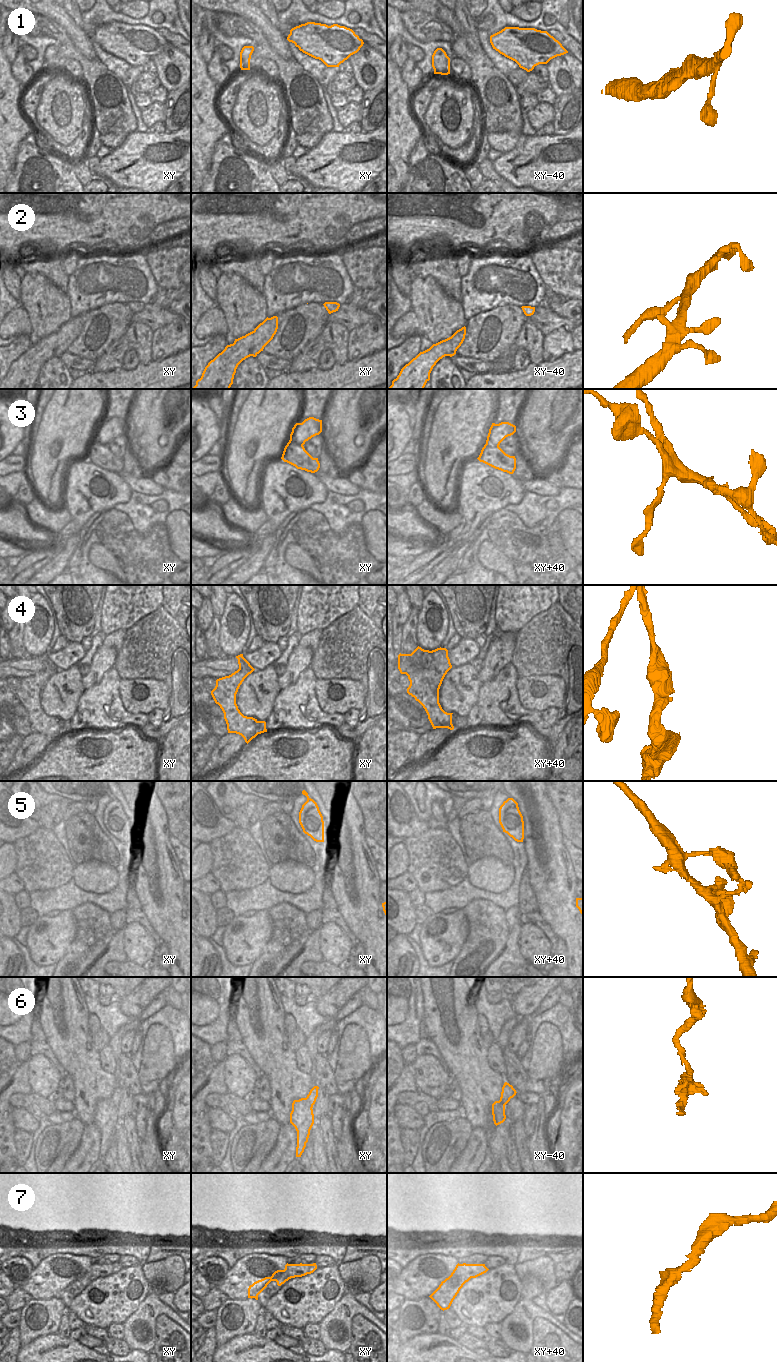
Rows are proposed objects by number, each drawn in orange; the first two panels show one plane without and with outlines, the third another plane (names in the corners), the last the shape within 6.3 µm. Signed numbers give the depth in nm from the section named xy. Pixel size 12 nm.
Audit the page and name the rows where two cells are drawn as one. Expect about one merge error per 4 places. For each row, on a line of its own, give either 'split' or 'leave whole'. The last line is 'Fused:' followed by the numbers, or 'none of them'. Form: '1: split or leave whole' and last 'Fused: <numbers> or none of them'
1: leave whole
2: split
3: split
4: leave whole
5: leave whole
6: split
7: leave whole
Fused: 2, 3, 6

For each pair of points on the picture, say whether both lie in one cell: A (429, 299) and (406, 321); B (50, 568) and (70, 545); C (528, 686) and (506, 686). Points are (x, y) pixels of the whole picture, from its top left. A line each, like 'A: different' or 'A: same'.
A: different
B: same
C: different

